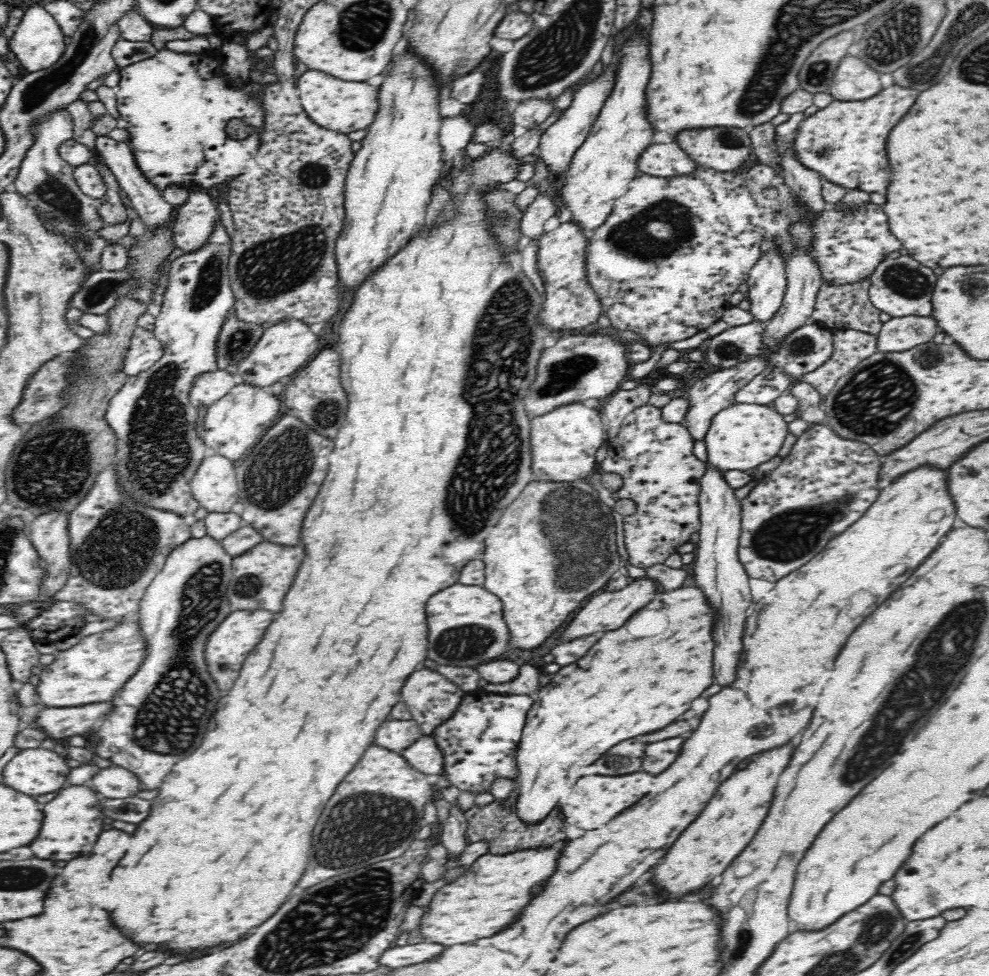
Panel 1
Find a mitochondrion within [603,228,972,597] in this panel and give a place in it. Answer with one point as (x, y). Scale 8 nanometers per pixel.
(878, 400)

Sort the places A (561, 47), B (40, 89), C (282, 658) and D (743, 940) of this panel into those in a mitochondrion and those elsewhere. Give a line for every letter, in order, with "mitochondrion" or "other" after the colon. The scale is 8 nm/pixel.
A: mitochondrion
B: mitochondrion
C: other
D: mitochondrion

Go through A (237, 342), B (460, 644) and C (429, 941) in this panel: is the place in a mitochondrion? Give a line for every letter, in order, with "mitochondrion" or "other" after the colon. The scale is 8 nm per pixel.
A: mitochondrion
B: mitochondrion
C: other

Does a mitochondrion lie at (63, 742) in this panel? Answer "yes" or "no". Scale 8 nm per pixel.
no

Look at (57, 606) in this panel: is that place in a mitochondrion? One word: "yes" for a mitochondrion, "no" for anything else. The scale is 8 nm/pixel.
no

